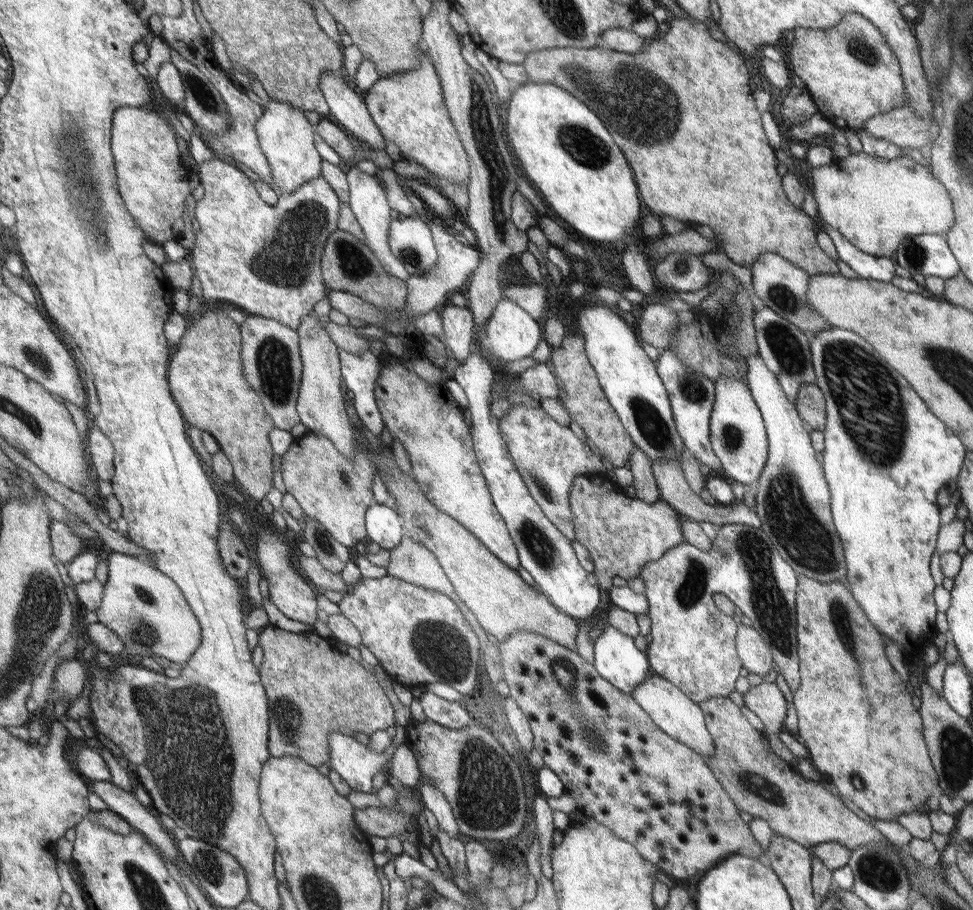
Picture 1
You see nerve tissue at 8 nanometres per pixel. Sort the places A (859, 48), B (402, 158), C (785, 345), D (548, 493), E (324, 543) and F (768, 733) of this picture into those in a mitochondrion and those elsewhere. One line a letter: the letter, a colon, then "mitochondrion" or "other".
A: mitochondrion
B: other
C: mitochondrion
D: mitochondrion
E: mitochondrion
F: other

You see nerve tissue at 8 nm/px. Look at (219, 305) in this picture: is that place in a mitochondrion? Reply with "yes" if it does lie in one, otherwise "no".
no

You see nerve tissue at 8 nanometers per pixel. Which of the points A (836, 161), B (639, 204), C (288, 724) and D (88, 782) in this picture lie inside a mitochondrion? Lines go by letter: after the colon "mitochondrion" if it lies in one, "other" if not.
A: other
B: other
C: mitochondrion
D: other

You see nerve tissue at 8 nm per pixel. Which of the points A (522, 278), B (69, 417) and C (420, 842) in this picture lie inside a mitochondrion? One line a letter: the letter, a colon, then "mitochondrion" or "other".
A: other
B: other
C: other

